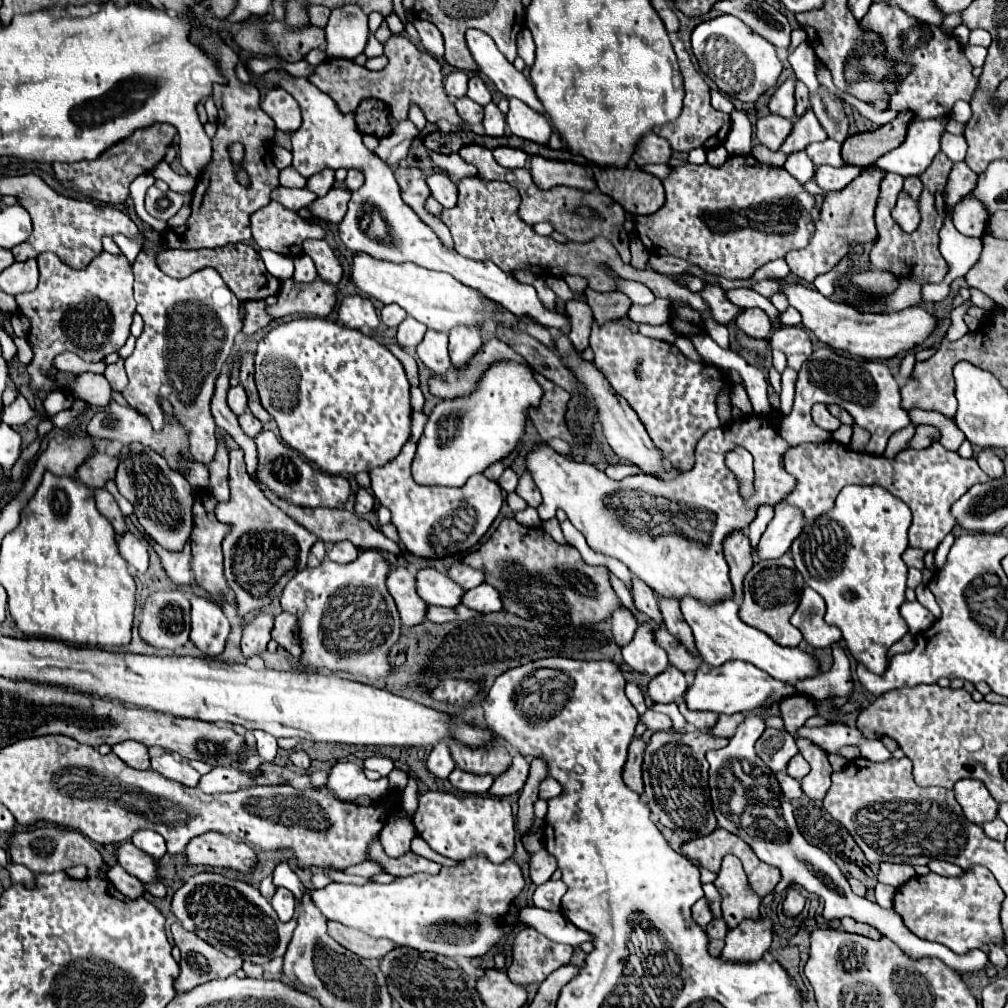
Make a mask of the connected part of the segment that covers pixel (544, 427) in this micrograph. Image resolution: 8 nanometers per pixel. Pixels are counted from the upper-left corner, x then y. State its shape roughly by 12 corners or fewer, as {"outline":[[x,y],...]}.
{"outline":[[534,371],[542,395],[538,407],[530,407],[544,441],[558,437],[568,443],[564,419],[570,393]]}

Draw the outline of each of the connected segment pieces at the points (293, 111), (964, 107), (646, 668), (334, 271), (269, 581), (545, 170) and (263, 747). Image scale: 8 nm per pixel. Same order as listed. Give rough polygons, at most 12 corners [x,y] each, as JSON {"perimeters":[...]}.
{"perimeters":[[[280,87],[266,93],[262,109],[280,131],[302,123],[298,103]],[[958,101],[952,109],[952,119],[968,123],[972,107],[968,101]],[[650,619],[622,649],[626,665],[648,677],[668,667]],[[306,239],[318,277],[330,285],[342,279],[342,265],[324,239]],[[230,451],[222,543],[238,615],[264,609],[318,537],[266,499]],[[534,155],[530,173],[540,189],[568,185],[590,191],[582,165]],[[254,731],[258,755],[264,761],[276,757],[276,739],[264,731]]]}

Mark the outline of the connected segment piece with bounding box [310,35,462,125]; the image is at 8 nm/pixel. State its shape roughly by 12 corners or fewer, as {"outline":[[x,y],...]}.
{"outline":[[402,35],[370,71],[326,59],[310,77],[344,113],[384,101],[398,121],[414,101],[426,119],[462,123],[440,63]]}

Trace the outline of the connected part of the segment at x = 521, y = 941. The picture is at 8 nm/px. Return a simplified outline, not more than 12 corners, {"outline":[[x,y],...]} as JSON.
{"outline":[[532,929],[516,933],[506,975],[540,985],[574,947]]}

